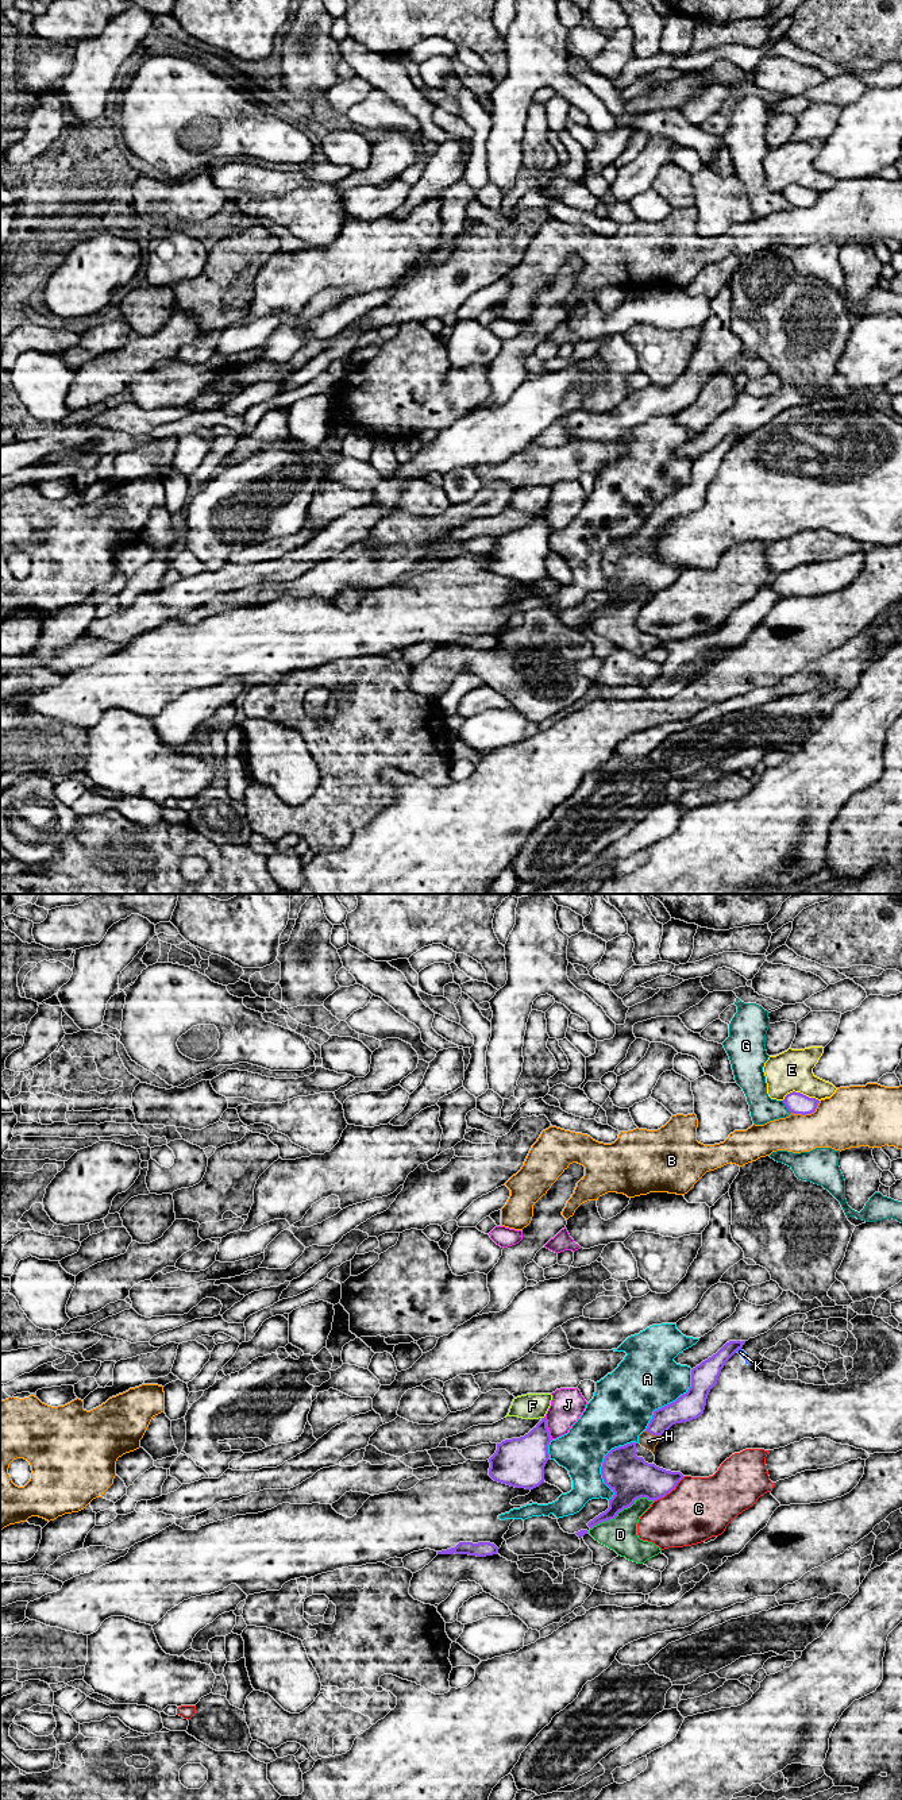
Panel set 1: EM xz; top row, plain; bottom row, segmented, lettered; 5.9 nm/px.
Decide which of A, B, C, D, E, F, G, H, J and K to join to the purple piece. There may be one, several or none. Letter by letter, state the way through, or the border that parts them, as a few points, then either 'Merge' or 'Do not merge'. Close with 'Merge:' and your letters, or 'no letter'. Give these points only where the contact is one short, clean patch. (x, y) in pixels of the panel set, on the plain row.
A: Do not merge
B: Do not merge
C: Do not merge
D: Do not merge
E: Do not merge
F: Boundary: xz (544, 508), (542, 511). Do not merge
G: Do not merge
H: Path across: xz (685, 501), (673, 505), (652, 527), (648, 534). Merge
J: Merge
K: Boundary: xz (740, 440), (736, 443). Do not merge
Merge: H, J

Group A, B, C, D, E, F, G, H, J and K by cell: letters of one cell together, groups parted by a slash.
A / B / C / D / E / F / G / H J / K

